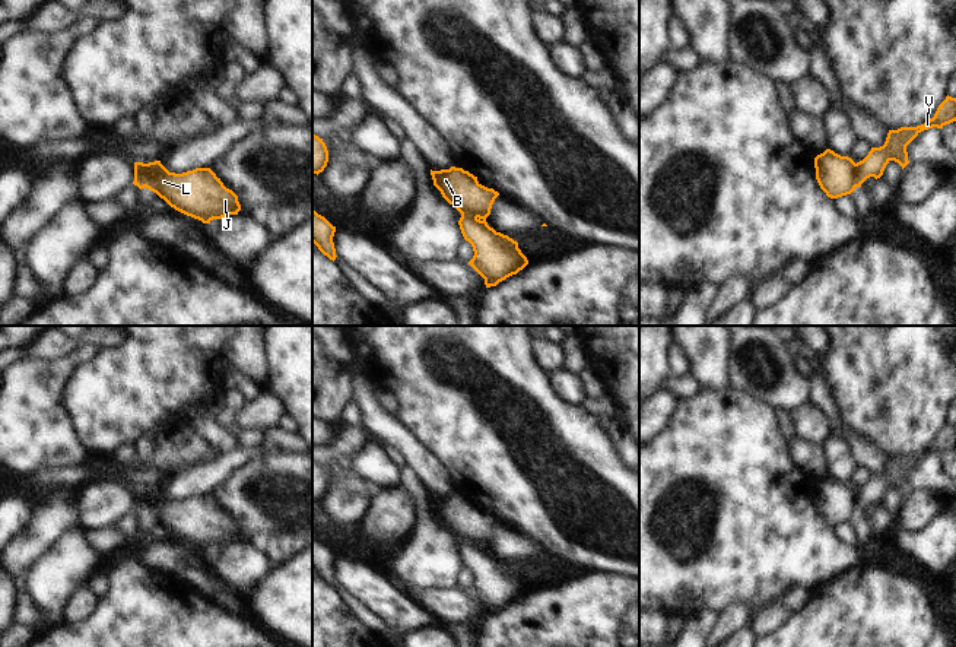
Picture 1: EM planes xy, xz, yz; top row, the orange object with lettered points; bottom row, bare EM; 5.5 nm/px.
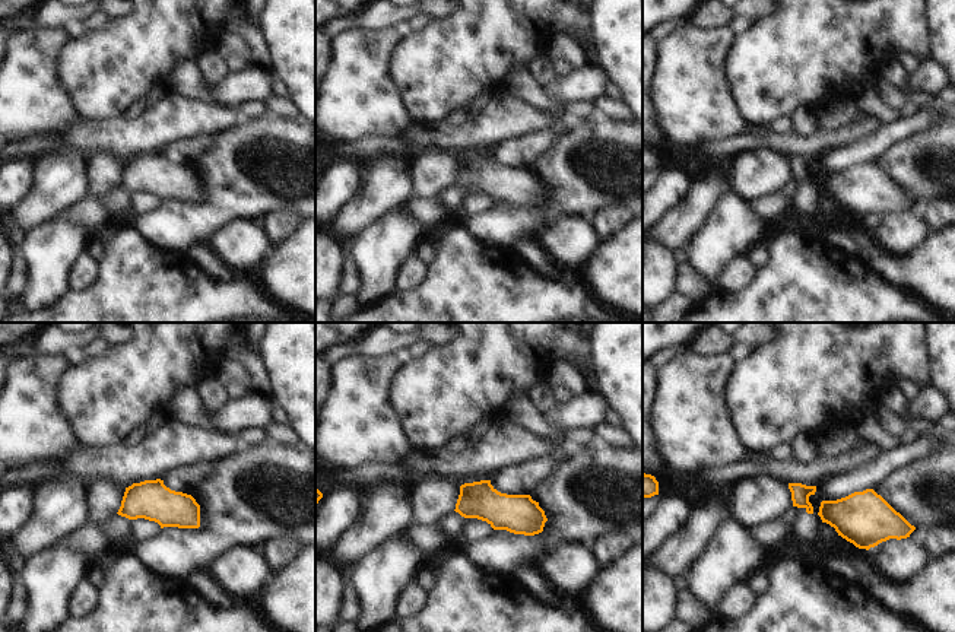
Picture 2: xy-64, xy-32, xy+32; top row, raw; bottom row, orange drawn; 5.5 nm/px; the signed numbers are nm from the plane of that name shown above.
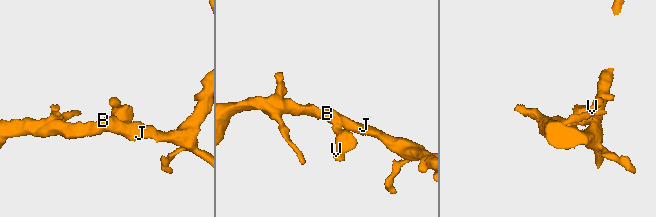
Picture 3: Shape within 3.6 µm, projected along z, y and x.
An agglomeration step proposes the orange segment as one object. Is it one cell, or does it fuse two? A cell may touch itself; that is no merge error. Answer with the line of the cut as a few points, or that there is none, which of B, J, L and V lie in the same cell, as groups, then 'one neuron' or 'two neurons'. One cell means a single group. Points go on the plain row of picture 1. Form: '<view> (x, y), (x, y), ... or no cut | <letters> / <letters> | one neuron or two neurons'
xy (146, 491), (145, 508), (137, 513) | B J L / V | two neurons

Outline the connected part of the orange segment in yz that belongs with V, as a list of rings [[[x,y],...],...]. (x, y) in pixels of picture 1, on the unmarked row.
[[[947,422],[938,432],[934,444],[924,451],[889,457],[884,472],[880,475],[871,475],[868,482],[855,491],[857,513],[861,514],[861,511],[870,504],[874,504],[876,507],[880,505],[890,488],[898,489],[903,497],[909,491],[906,473],[921,459],[933,454],[943,456],[953,448],[956,448],[956,425]]]

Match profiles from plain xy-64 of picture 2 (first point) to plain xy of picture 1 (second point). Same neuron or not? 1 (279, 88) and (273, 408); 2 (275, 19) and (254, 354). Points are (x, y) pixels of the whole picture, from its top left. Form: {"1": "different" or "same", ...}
{"1": "different", "2": "different"}

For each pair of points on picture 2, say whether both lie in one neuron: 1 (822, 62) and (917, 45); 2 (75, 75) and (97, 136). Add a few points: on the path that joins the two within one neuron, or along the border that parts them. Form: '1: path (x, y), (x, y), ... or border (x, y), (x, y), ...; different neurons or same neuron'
1: path (846, 38), (849, 35), (894, 35); same neuron
2: border (78, 114), (92, 120), (110, 120), (121, 116); different neurons

